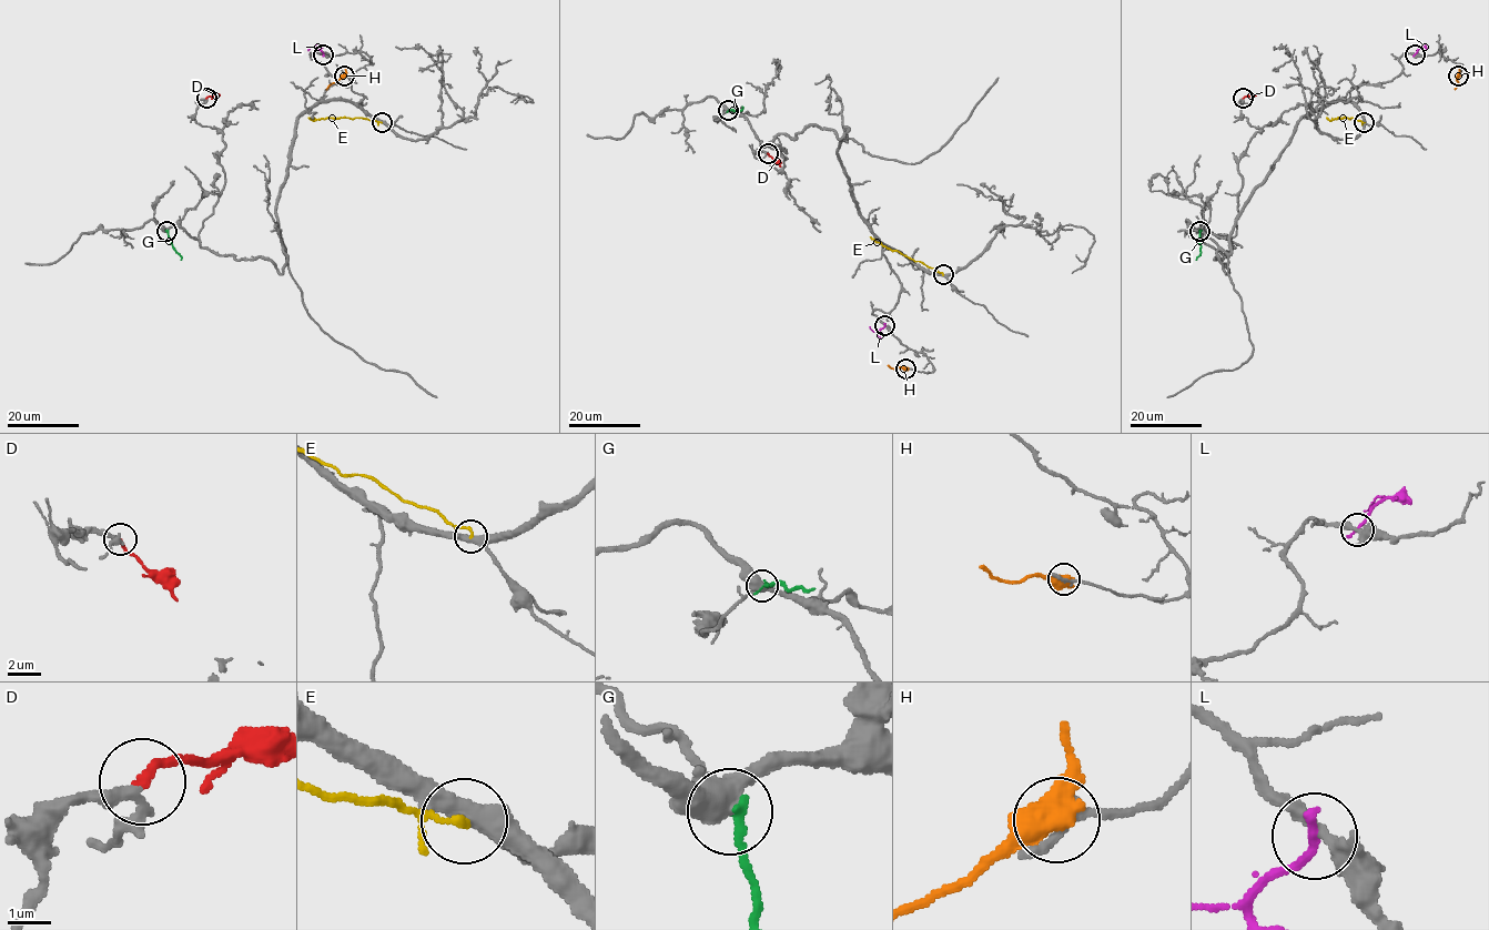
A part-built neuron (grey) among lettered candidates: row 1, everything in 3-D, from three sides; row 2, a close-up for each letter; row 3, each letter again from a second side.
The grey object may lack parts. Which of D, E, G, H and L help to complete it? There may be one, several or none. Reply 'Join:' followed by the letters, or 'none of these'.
Join: D

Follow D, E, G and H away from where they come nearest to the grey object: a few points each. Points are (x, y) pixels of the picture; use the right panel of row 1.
D: (1243, 98), (1256, 95)
E: (1364, 122), (1354, 118), (1326, 117)
G: (1199, 231), (1201, 254), (1195, 260)
H: (1457, 76), (1455, 89)

